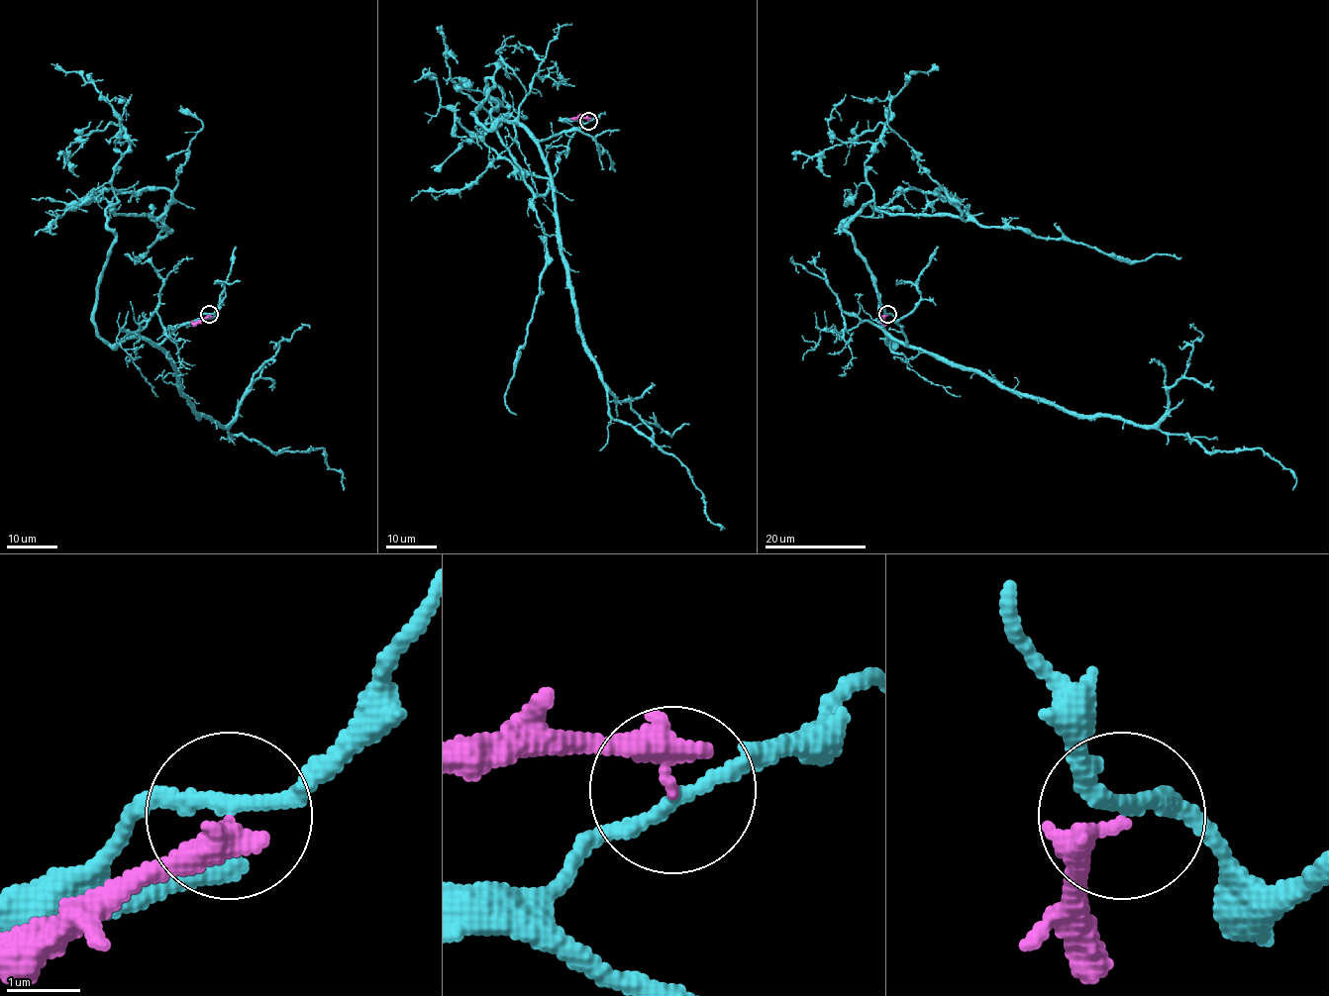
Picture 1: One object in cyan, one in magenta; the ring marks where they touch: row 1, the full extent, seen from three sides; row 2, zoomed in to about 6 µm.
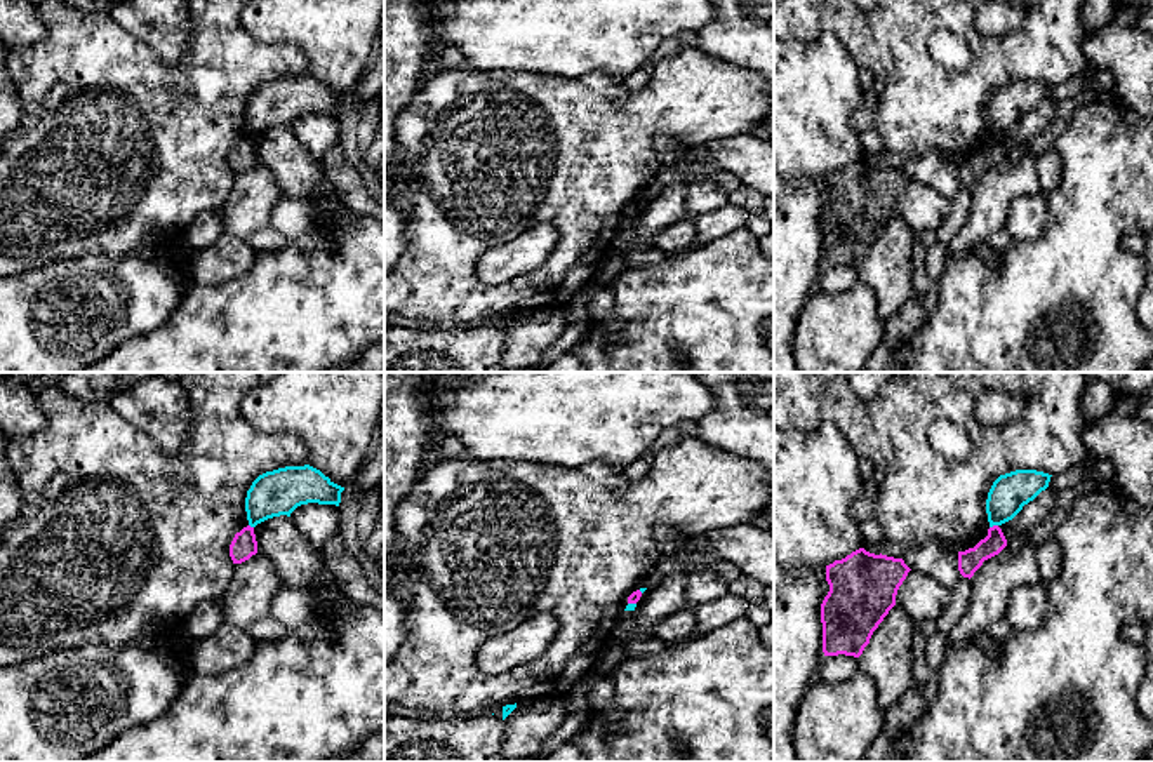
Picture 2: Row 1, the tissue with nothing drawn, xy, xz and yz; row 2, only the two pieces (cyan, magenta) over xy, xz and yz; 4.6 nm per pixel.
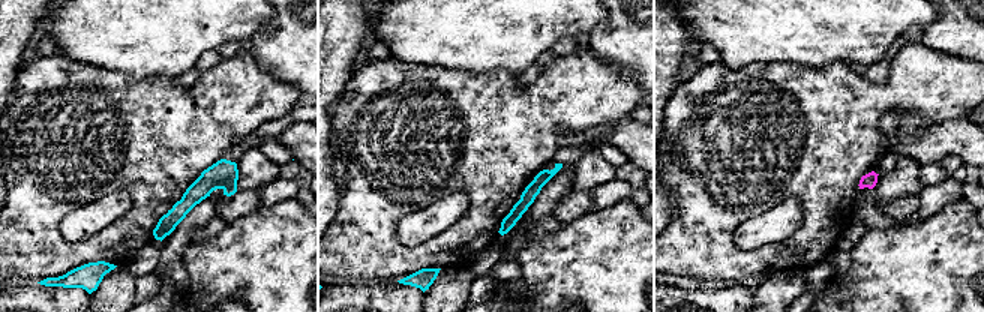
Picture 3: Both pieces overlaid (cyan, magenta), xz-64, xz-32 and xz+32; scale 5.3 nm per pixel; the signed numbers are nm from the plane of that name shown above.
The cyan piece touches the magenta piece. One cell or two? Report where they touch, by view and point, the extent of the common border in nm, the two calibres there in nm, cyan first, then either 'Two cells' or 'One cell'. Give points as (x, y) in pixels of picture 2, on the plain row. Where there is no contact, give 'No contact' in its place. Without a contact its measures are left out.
Touches cyan at yz (993, 134). Shared border 40 nm. Thickness 180 nm (cyan) against 110 nm. Two cells

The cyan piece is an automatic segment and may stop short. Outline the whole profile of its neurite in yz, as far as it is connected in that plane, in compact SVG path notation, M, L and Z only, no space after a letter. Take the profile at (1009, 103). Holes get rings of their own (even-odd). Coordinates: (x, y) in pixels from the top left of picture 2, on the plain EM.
M1016 80L1000 85L993 92L986 110L990 137L1012 130L1024 115L1049 97L1050 87L1036 80Z

